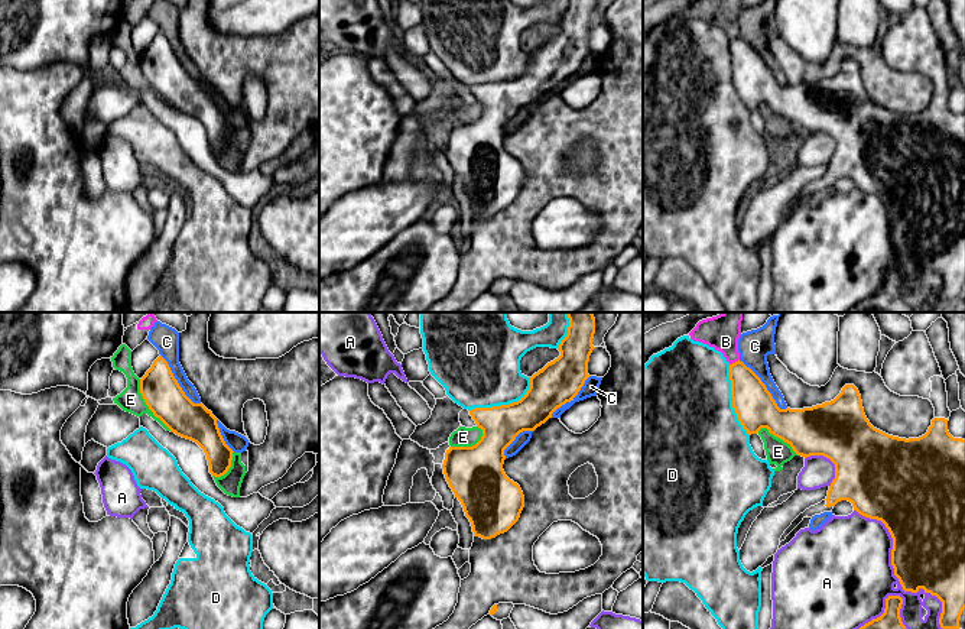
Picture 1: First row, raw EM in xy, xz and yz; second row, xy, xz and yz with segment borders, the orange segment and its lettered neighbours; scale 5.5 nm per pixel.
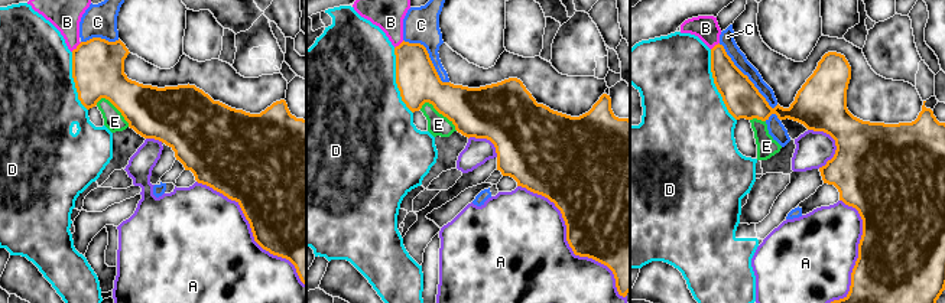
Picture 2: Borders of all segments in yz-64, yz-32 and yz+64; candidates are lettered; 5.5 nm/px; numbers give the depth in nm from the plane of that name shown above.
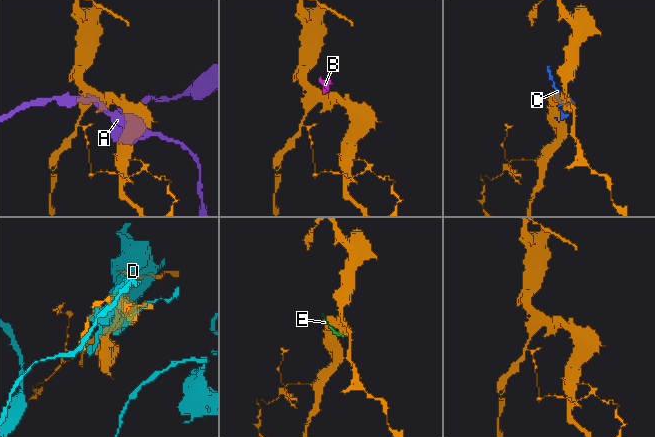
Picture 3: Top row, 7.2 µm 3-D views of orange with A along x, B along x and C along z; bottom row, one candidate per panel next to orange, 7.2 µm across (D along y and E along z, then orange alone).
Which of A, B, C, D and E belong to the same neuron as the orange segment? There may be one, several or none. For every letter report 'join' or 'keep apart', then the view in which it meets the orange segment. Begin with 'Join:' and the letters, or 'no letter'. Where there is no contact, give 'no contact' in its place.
Join: no letter
A: keep apart; contact in yz
B: keep apart; contact in yz
C: keep apart; contact in yz
D: keep apart; contact in xz
E: keep apart; contact in xy

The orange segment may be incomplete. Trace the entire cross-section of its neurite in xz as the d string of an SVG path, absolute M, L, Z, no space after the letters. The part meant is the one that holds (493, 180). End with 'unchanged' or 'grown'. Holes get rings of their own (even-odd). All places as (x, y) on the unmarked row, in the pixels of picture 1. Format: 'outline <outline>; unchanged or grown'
outline M569 0L558 23L561 32L530 54L530 64L520 77L469 87L482 113L472 123L449 123L442 145L474 213L496 214L519 197L524 172L503 146L504 126L520 108L535 107L558 84L574 77L589 54L594 10L595 0Z; unchanged

